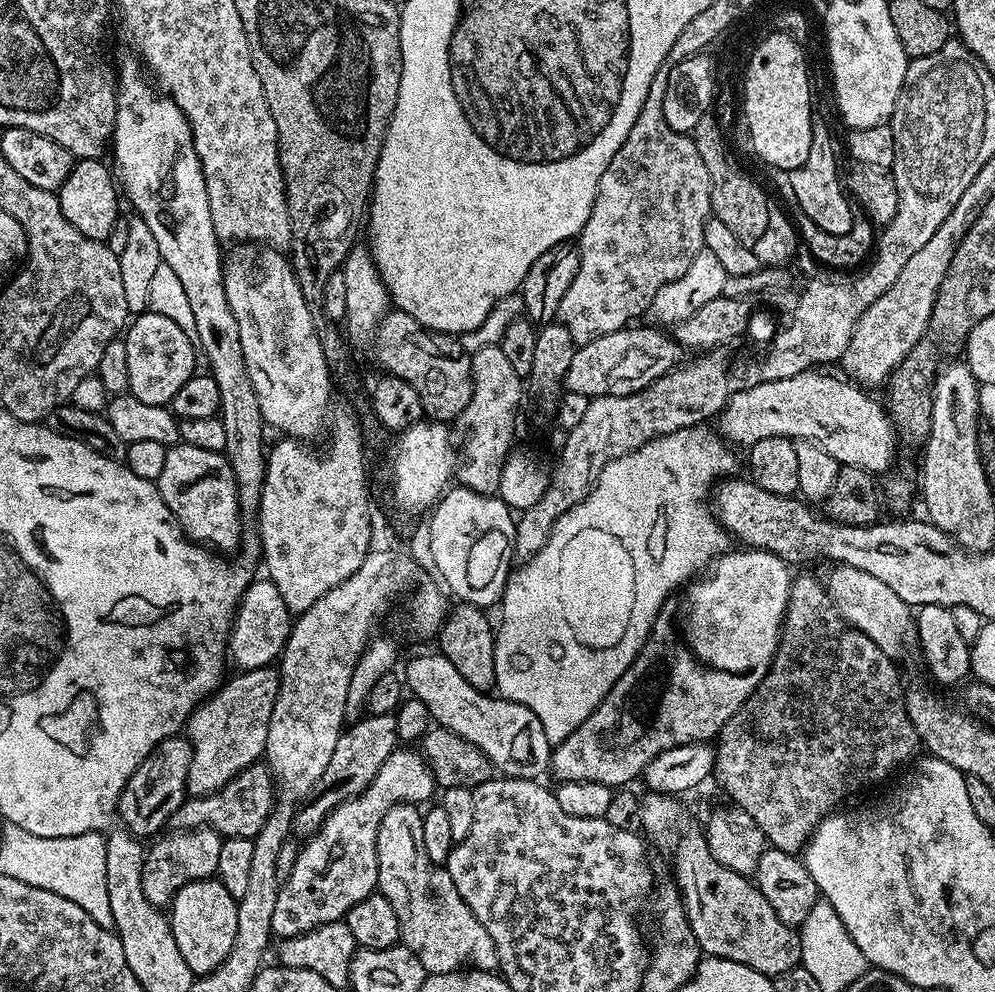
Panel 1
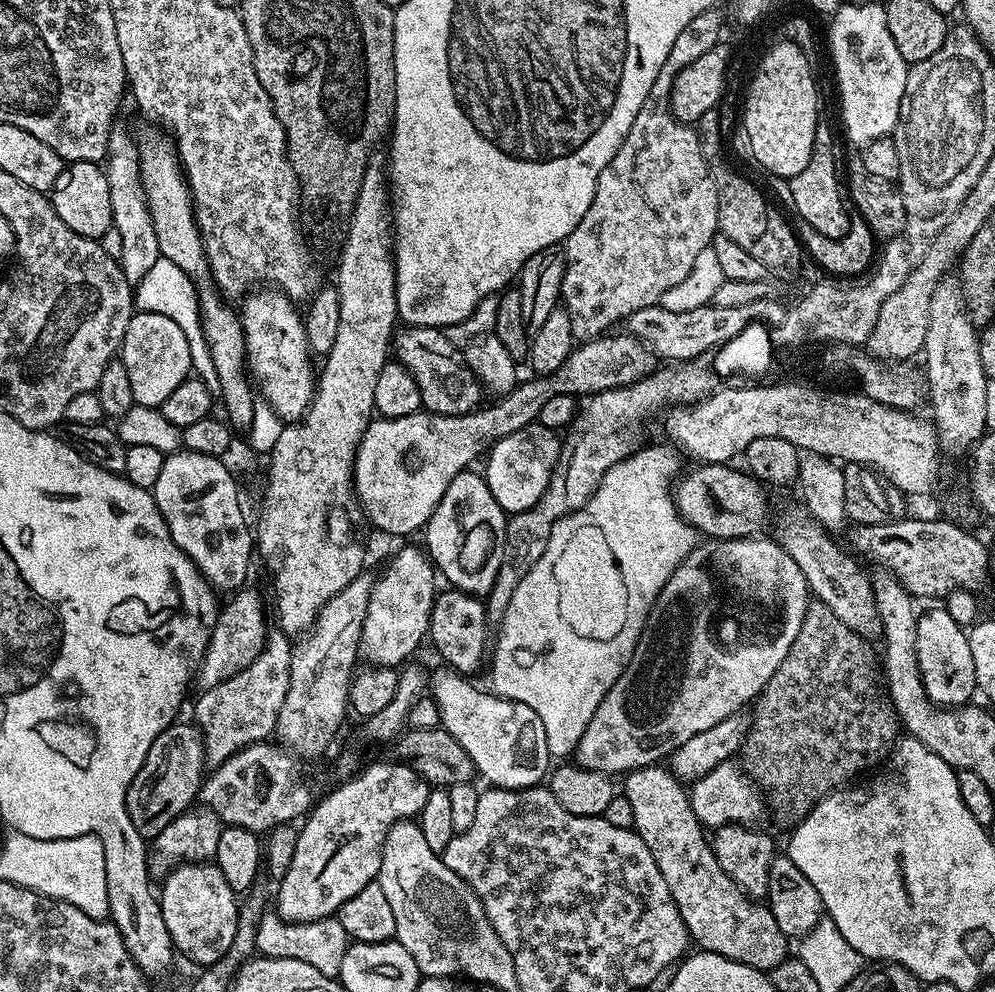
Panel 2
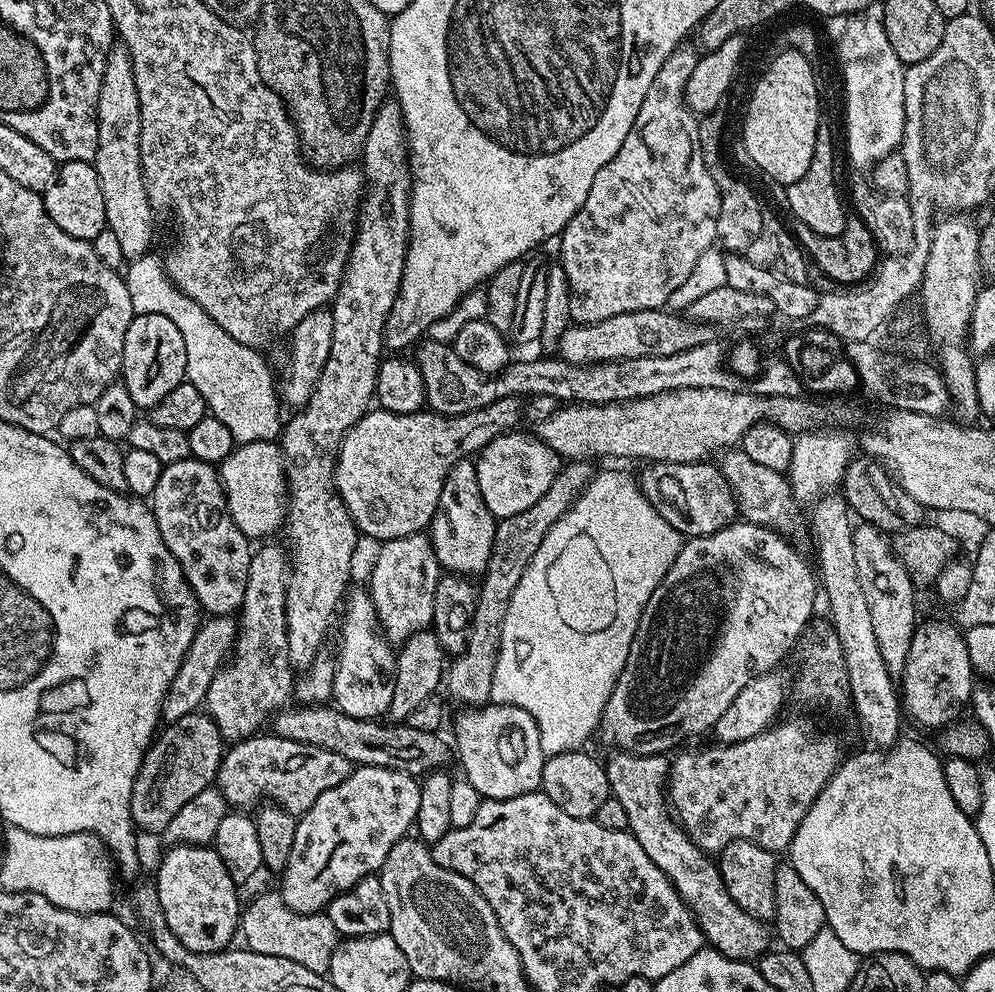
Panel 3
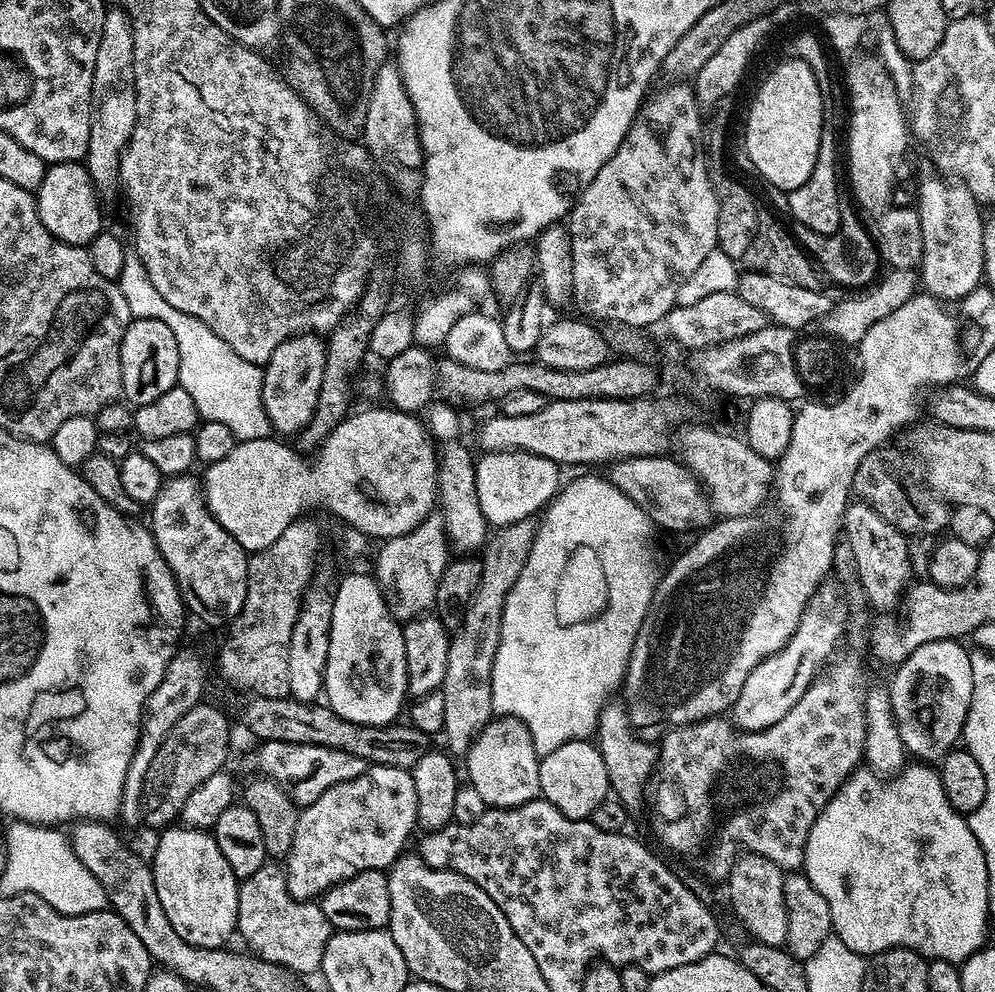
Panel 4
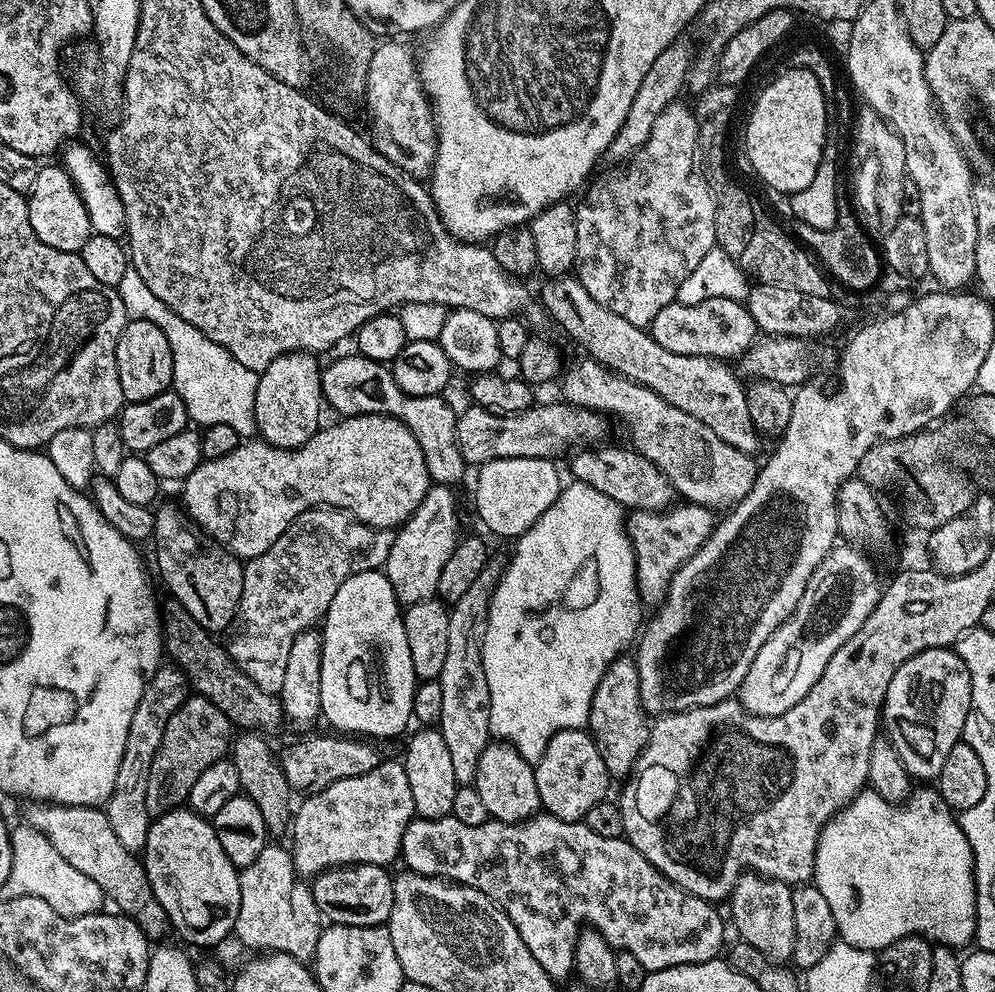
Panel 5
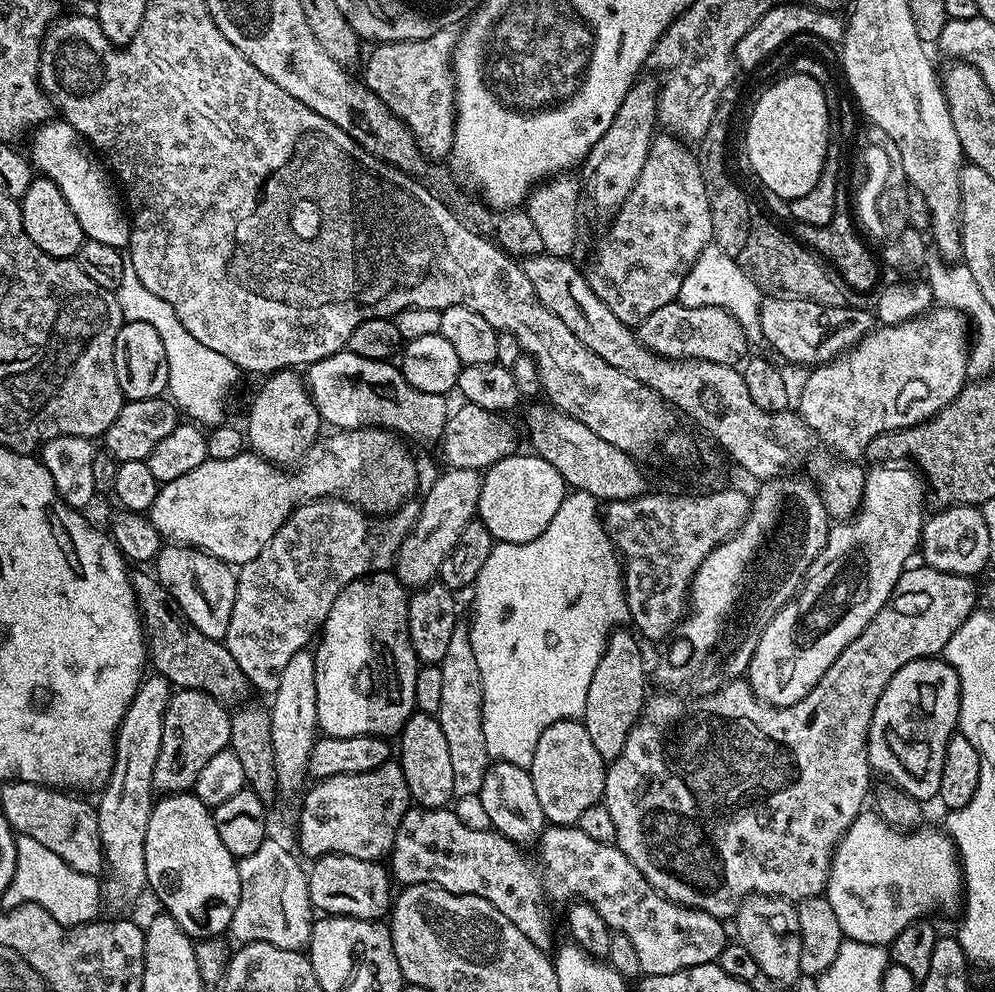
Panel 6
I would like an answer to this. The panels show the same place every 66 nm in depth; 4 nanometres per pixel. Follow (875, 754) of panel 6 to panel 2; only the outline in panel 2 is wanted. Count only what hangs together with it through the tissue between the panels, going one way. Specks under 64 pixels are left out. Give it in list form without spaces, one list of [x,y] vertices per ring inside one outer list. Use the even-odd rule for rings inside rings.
[[[932,606],[929,612],[921,611],[916,617],[916,653],[922,686],[933,702],[942,708],[958,708],[973,699],[976,687],[973,655],[965,625],[954,622],[942,606]]]

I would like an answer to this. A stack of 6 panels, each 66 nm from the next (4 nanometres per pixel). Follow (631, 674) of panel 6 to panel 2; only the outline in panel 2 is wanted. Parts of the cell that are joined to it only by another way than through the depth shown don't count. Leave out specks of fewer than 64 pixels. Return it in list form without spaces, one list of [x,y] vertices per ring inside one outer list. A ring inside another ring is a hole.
[[[659,763],[646,768],[635,768],[623,777],[622,794],[630,802],[634,810],[634,830],[646,842],[646,850],[654,854],[654,862],[658,862],[658,870],[662,870],[662,878],[666,878],[666,886],[670,886],[670,894],[678,906],[678,914],[682,914],[682,922],[686,922],[686,930],[691,943],[699,951],[722,954],[722,958],[730,958],[734,962],[742,962],[746,966],[756,968],[765,974],[789,959],[789,937],[778,930],[778,922],[774,922],[774,914],[767,903],[757,902],[746,895],[718,866],[718,858],[714,858],[714,850],[706,835],[706,829],[692,810],[692,801],[685,785],[672,775],[667,767]]]

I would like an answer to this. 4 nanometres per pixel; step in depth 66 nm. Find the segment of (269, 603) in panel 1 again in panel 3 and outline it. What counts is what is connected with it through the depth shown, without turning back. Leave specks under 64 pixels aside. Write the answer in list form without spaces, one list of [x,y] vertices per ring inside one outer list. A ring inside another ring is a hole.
[[[233,615],[211,616],[201,623],[194,642],[191,643],[190,650],[187,651],[187,656],[179,667],[178,674],[174,676],[173,682],[168,687],[167,698],[161,708],[161,717],[165,723],[177,721],[178,718],[197,711],[203,705],[210,683],[220,672],[235,647],[237,631],[238,622]]]

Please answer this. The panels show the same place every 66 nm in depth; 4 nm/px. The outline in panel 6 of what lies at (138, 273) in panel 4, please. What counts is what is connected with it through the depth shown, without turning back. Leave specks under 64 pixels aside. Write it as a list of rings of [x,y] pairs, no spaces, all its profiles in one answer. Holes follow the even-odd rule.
[[[125,263],[122,274],[122,286],[116,288],[116,301],[127,322],[146,322],[154,326],[158,338],[162,338],[162,346],[166,350],[166,366],[168,367],[168,391],[173,404],[189,421],[197,425],[215,426],[225,419],[224,403],[232,392],[232,383],[238,377],[238,370],[230,358],[218,354],[218,350],[210,350],[210,346],[202,346],[182,322],[178,322],[178,314],[174,314],[174,306],[170,302],[162,302],[158,294],[150,294],[142,282],[138,282],[138,274],[134,274],[132,263]]]

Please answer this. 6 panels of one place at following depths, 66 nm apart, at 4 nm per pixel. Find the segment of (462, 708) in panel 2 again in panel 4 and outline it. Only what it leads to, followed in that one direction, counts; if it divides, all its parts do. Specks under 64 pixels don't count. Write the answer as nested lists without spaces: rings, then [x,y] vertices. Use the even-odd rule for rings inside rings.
[[[496,716],[468,747],[466,780],[478,790],[478,794],[482,794],[482,802],[486,802],[489,808],[517,808],[540,796],[540,761],[528,727],[513,716]]]

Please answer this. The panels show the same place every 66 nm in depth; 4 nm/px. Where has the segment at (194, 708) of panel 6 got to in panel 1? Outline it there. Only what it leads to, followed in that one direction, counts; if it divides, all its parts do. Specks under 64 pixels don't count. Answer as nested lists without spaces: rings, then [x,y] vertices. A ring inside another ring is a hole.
[[[177,734],[172,739],[157,744],[155,750],[142,762],[142,766],[138,766],[134,774],[130,774],[116,811],[119,823],[133,836],[155,837],[168,828],[168,819],[174,814],[174,810],[178,810],[178,806],[184,804],[188,796],[186,778],[190,774],[191,757],[191,742],[183,735]]]

